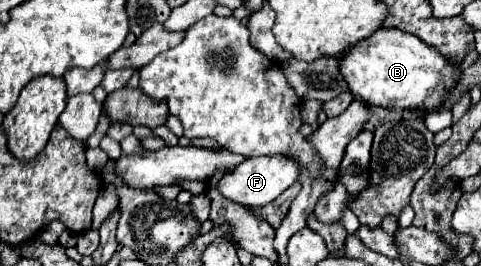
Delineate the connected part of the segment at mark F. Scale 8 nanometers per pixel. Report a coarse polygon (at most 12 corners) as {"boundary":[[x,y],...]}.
{"boundary":[[283,155],[249,157],[217,191],[239,205],[267,205],[295,183]]}

